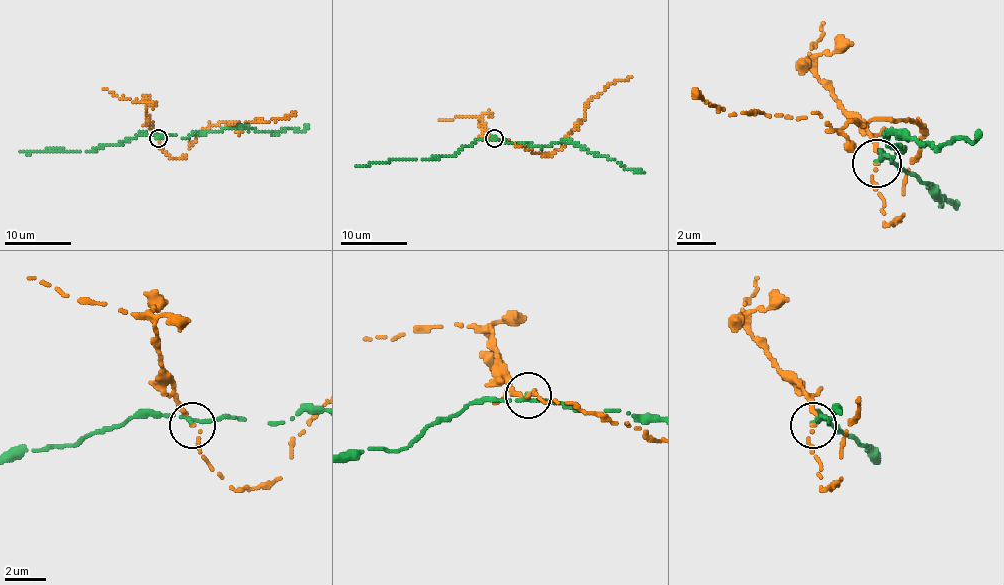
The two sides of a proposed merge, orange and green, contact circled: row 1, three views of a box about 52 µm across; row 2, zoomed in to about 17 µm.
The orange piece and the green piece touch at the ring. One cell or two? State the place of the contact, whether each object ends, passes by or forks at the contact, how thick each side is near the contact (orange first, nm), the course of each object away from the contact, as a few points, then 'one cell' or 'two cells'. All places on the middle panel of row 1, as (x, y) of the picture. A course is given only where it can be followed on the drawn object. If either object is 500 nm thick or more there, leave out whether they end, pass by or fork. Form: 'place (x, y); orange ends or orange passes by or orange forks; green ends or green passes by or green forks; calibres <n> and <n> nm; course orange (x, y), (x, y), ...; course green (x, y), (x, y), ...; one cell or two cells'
place (494, 138); orange passes by; green passes by; calibres 140 and 180 nm; course orange (494, 139), (508, 140), (536, 153), (559, 150), (584, 117), (589, 99), (597, 97), (612, 82), (632, 77); course green (494, 139), (531, 147), (549, 147), (556, 142), (570, 140), (625, 168), (645, 173); two cells

